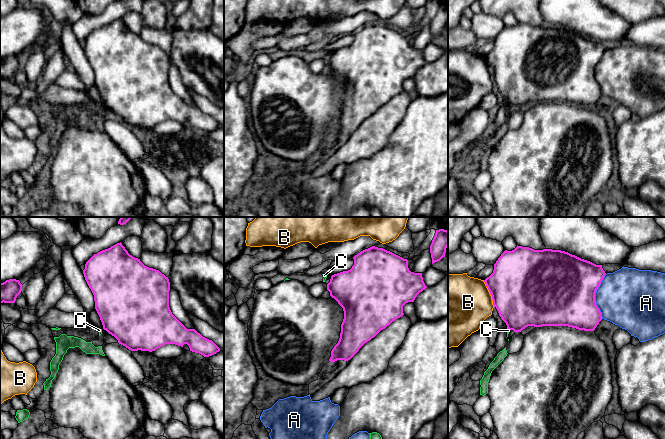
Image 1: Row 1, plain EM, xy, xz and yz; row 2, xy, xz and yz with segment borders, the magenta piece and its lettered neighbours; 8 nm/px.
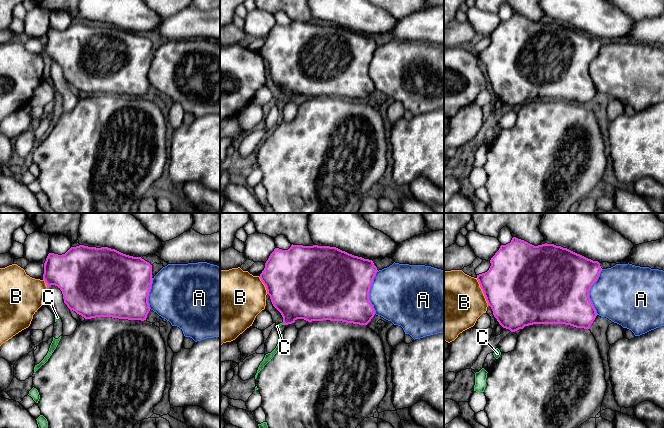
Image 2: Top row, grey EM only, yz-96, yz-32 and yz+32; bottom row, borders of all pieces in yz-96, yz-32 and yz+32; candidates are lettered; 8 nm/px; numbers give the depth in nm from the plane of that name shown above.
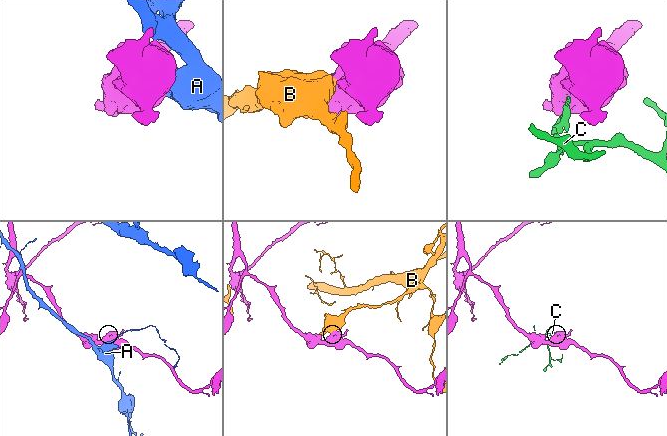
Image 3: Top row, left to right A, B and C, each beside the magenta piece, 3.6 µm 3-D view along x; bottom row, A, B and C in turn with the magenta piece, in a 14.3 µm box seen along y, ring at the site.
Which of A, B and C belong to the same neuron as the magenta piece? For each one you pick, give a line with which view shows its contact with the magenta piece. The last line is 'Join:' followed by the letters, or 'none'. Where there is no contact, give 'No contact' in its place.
Join: none

